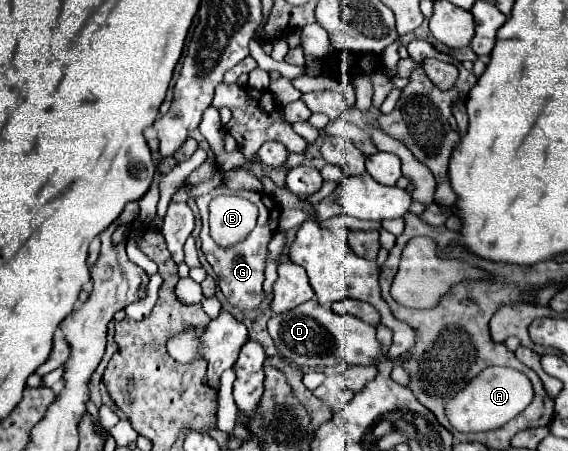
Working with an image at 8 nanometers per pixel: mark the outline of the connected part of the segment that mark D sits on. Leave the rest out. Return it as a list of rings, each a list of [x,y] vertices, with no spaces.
[[[311,298],[295,310],[273,316],[267,330],[281,356],[301,368],[325,368],[339,362],[349,366],[377,366],[385,358],[383,346],[375,336],[375,326],[355,316],[335,314],[335,310],[319,306],[317,298]]]

